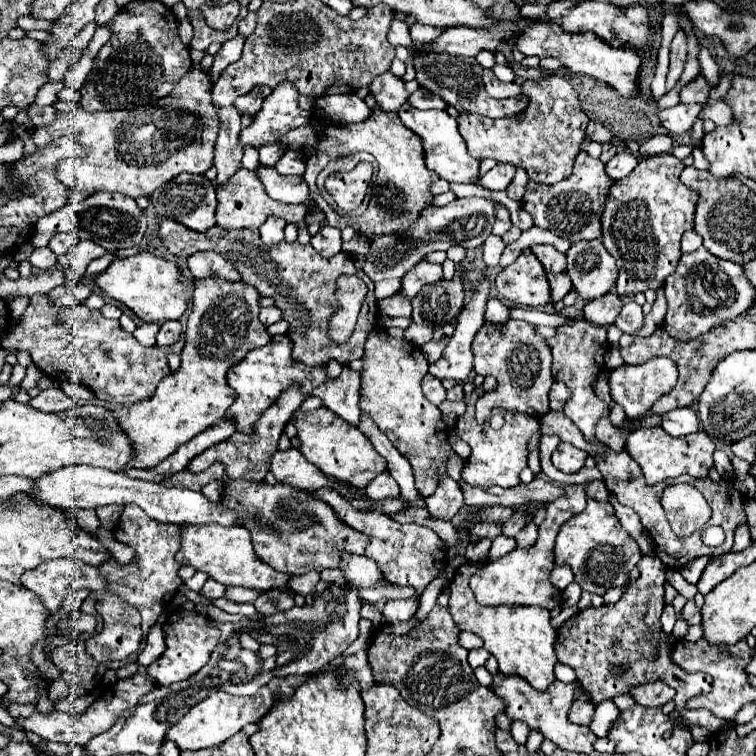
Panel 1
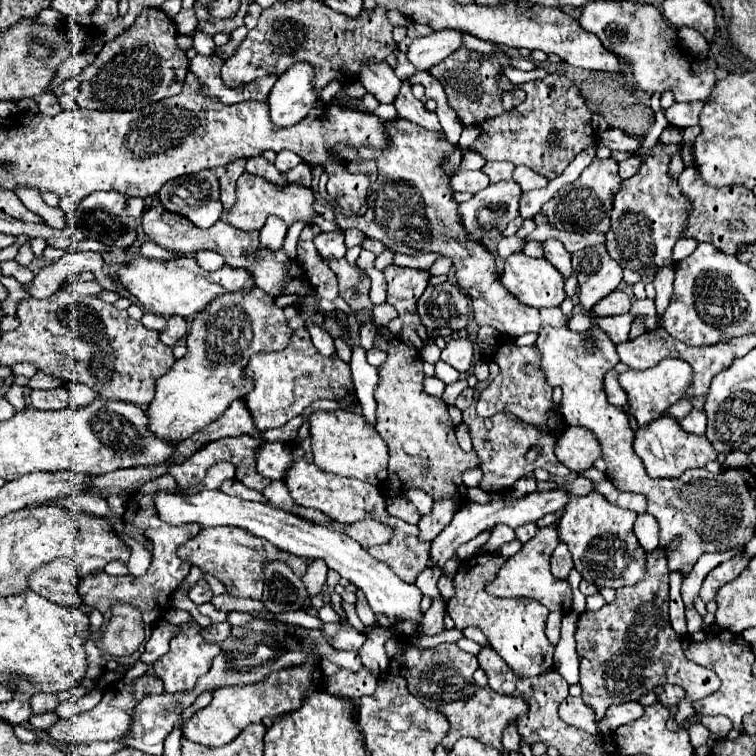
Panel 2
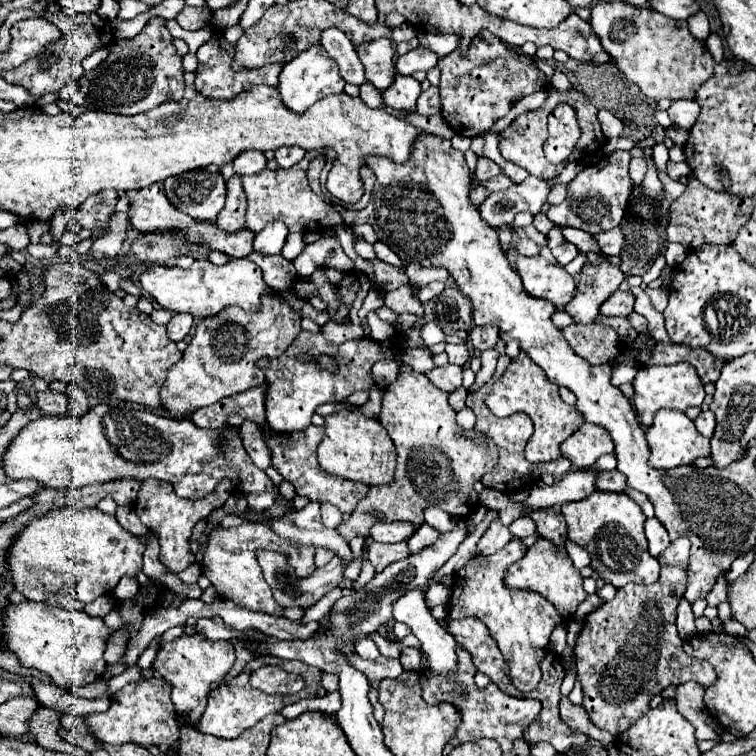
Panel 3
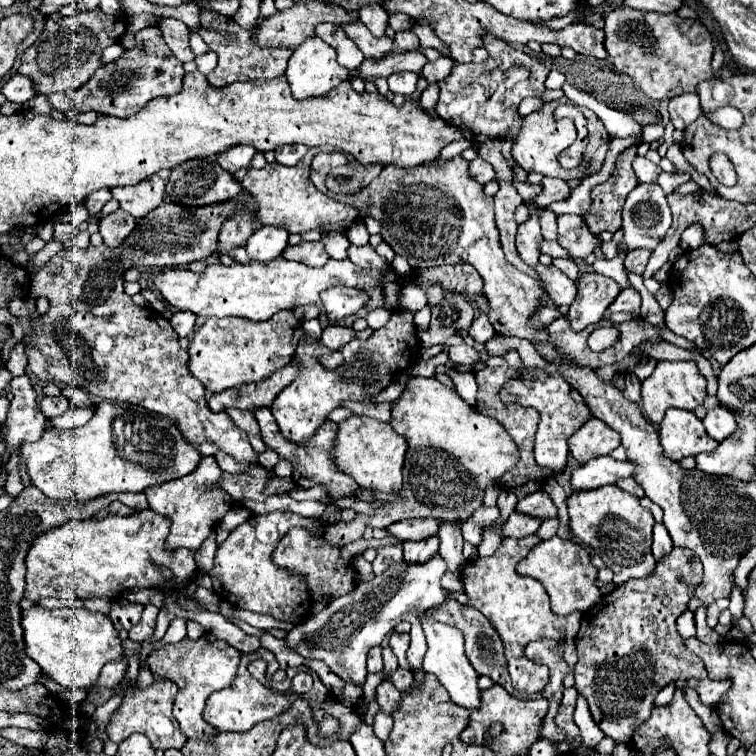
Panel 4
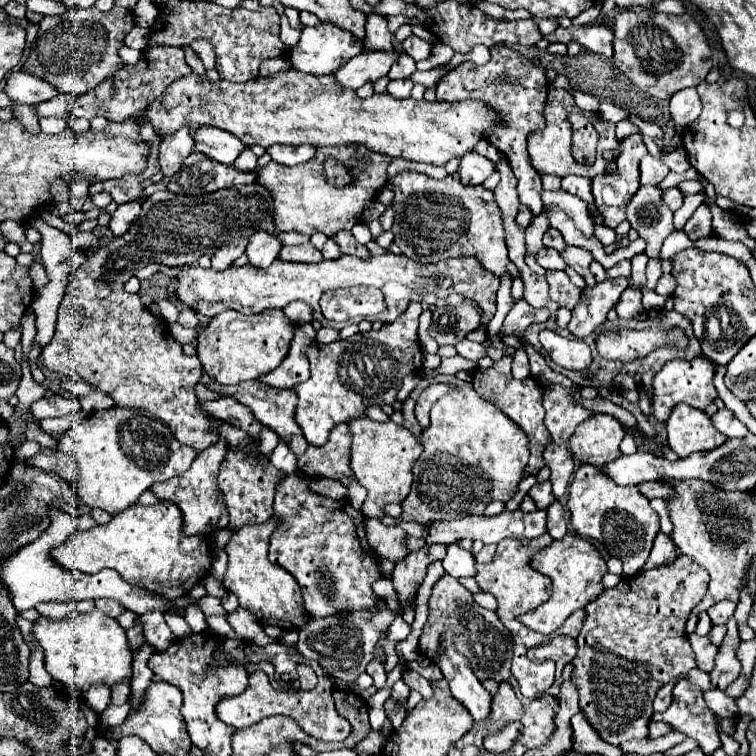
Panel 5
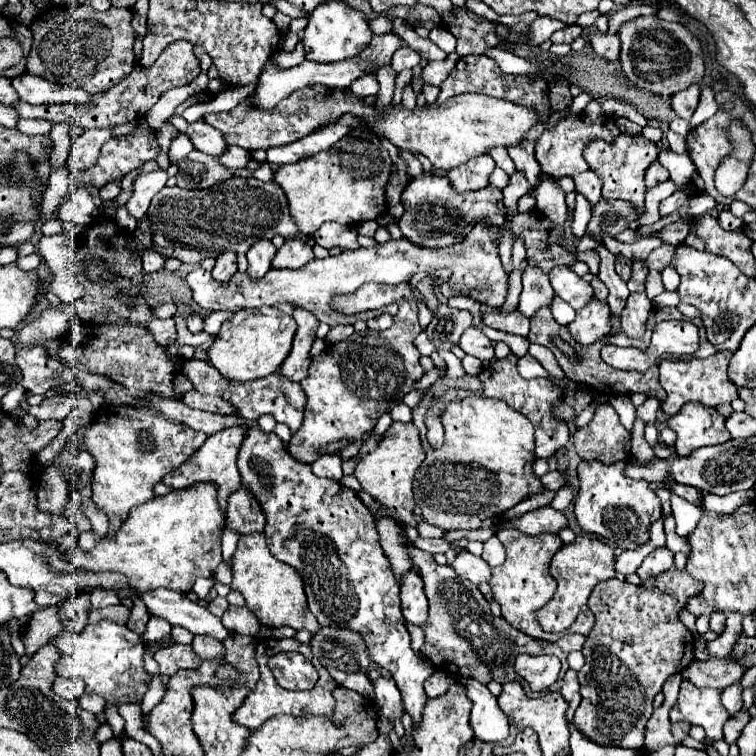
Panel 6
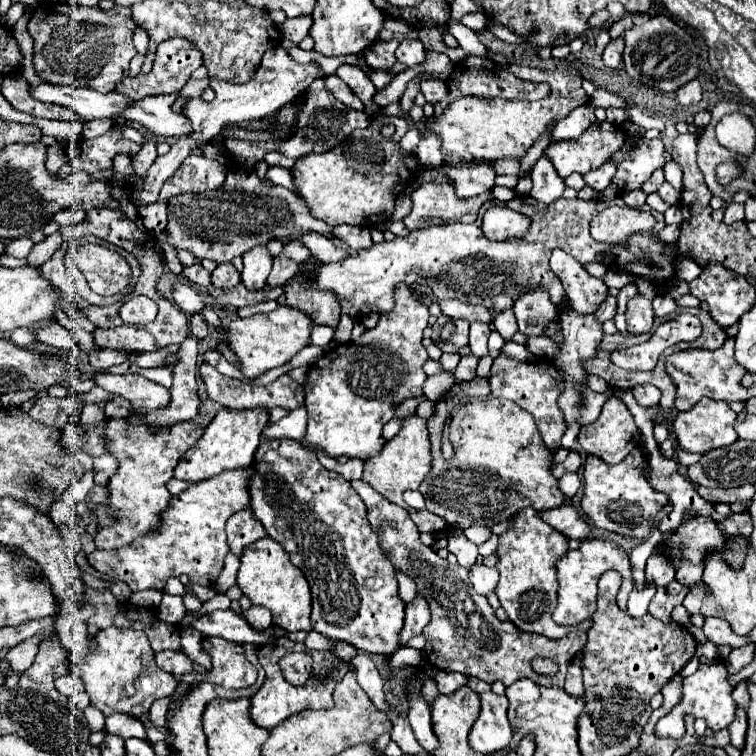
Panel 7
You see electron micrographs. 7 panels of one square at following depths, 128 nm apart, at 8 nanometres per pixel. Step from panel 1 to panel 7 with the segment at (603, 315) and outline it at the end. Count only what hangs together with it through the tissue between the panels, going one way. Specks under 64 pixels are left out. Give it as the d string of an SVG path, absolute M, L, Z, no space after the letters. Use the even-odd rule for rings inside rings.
M634 296L628 300L628 310L626 310L626 320L628 320L628 332L630 334L644 334L650 332L654 326L654 312L652 312L652 302Z

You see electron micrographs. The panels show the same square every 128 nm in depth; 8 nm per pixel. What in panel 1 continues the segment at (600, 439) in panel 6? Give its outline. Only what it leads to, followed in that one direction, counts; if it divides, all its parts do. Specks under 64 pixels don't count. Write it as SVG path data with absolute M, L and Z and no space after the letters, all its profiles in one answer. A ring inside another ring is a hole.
M560 442L552 454L552 464L566 474L576 474L580 468L584 468L586 458L588 458L588 452L576 448L568 442Z

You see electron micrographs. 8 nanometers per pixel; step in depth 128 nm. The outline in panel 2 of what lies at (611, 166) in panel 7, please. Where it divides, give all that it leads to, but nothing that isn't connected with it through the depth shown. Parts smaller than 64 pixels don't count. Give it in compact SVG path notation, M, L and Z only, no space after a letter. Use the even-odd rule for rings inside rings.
M514 180L490 184L488 188L474 194L472 200L460 204L460 216L464 218L464 228L468 230L468 234L474 240L484 240L484 242L502 240L502 232L508 226L508 222L512 222L520 216L520 210L518 210L520 208L520 196L522 196L520 184Z

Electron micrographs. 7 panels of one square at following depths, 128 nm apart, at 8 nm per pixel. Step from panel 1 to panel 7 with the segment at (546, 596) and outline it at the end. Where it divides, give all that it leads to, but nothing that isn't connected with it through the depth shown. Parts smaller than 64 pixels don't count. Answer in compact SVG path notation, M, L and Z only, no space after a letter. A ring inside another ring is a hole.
M584 540L578 550L568 550L564 558L558 560L556 564L558 570L558 606L556 612L552 614L558 624L580 624L582 620L592 618L596 612L596 596L598 596L598 580L606 570L618 570L623 577L623 584L617 595L617 604L622 610L626 610L628 596L634 588L634 576L632 576L632 564L628 554L624 552L622 546L616 546L610 540Z

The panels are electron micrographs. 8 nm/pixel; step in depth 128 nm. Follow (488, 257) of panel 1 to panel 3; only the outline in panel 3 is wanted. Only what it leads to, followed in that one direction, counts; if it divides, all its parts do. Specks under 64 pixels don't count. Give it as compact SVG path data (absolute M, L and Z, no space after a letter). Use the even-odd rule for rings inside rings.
M516 240L514 248L520 252L520 254L526 254L526 256L536 256L540 254L540 246L532 240Z

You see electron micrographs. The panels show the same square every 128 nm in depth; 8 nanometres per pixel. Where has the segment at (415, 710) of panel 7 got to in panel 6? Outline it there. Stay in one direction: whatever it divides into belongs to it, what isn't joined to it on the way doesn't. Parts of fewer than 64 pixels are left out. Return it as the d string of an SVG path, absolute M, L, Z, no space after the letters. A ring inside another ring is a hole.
M144 392L140 400L148 410L166 420L188 424L208 436L232 424L248 424L250 434L244 438L244 448L240 448L240 476L242 486L248 488L262 506L266 516L264 536L272 556L294 566L302 576L308 608L318 618L320 626L348 628L362 634L370 658L392 672L404 708L412 724L420 728L422 710L428 700L422 684L432 676L434 666L428 658L410 648L410 634L400 604L400 586L380 546L374 516L360 502L358 494L338 480L316 476L310 464L296 460L274 432L262 432L256 422L240 420L240 416L192 410L180 400L168 400L156 392Z

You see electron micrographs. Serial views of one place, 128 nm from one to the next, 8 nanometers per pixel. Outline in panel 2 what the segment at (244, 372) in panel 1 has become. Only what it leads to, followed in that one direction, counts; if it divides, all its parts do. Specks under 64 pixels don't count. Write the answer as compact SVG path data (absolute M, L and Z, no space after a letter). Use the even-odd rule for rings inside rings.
M306 328L294 330L292 340L282 352L254 354L246 366L246 376L254 380L254 390L244 400L260 432L284 426L294 416L300 416L316 398L344 400L354 390L348 362L336 352L332 356L320 356ZM280 366L284 366L284 372L280 372Z

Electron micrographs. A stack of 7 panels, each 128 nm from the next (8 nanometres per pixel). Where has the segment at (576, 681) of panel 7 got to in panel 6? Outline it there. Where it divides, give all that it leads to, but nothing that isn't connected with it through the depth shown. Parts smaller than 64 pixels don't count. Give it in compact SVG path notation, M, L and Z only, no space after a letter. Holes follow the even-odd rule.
M568 670L564 674L564 684L562 684L562 692L560 694L570 704L568 718L572 720L572 716L574 716L574 712L576 712L580 700L582 700L582 696L580 696L580 682L578 682L578 676L576 676L576 670Z

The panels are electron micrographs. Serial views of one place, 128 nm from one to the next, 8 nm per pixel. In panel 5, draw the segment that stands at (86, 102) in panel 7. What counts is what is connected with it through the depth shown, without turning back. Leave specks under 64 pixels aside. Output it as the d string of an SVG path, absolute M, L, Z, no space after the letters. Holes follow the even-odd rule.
M12 72L6 80L4 90L16 104L30 104L30 106L52 100L60 94L52 84L48 84L46 80L38 80L28 72ZM200 126L194 132L194 142L196 152L206 154L220 164L232 164L238 154L246 148L236 136L232 136L230 132L222 132L214 126Z

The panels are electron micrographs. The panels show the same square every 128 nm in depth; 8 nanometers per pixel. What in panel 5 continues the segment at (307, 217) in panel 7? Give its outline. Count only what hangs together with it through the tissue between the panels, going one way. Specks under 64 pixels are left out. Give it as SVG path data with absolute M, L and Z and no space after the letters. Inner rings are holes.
M262 184L250 186L232 186L224 190L216 190L204 196L184 196L174 194L170 190L158 190L152 196L144 198L142 214L124 236L112 238L106 246L94 248L86 252L86 262L70 274L68 296L76 300L62 300L58 308L56 332L50 344L42 348L40 362L52 372L64 376L78 376L88 384L100 388L108 394L116 406L142 408L156 418L164 420L170 426L170 432L180 444L194 446L196 450L208 448L218 440L208 428L208 414L200 410L198 398L194 396L194 386L200 382L202 364L198 356L184 356L182 346L170 336L168 324L164 318L150 314L150 310L136 296L120 296L126 294L124 284L150 262L160 262L164 266L192 266L198 262L202 254L212 256L222 244L234 238L250 240L252 234L264 230L268 234L276 234L274 226L274 200L268 188ZM340 230L340 232L336 232L336 234L334 234L334 242L338 244L338 248L340 248L342 254L352 254L352 256L356 256L356 258L368 258L368 256L370 256L370 254L368 254L368 248L362 246L362 244L358 244L350 230Z

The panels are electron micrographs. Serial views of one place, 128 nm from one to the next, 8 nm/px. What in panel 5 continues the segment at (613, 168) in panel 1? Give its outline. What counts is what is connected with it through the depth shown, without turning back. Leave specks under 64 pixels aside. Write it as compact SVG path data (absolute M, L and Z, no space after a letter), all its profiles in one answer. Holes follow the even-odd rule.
M646 154L644 160L640 160L640 182L642 186L658 186L666 176L668 176L668 168L658 162L654 156Z

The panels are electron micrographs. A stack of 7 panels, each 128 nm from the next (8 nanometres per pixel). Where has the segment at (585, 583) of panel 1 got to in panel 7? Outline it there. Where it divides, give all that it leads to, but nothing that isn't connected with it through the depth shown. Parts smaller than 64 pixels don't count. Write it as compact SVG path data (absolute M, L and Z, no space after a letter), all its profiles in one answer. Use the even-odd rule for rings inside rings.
M634 448L620 464L612 466L600 460L598 456L588 456L584 462L584 492L582 492L582 510L596 528L612 530L628 538L646 540L654 528L656 514L666 506L668 496L656 492L648 486L644 470L648 458L642 448Z

